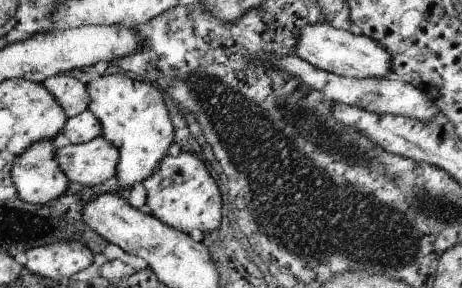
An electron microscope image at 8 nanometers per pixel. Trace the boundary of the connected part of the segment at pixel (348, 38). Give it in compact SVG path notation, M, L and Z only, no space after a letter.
M311 24L311 26L303 26L299 30L299 40L295 44L295 52L293 56L309 62L311 66L343 76L343 78L381 78L385 72L393 72L391 70L391 54L387 52L387 48L383 48L379 42L375 42L373 38L367 36L353 36L347 30L337 30L329 24Z

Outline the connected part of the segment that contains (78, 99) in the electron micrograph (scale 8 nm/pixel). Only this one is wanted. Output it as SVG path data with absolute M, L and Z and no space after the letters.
M65 74L51 76L51 78L43 80L43 86L53 94L53 98L65 110L67 118L75 118L75 116L83 114L91 104L87 86L71 76L65 76Z

